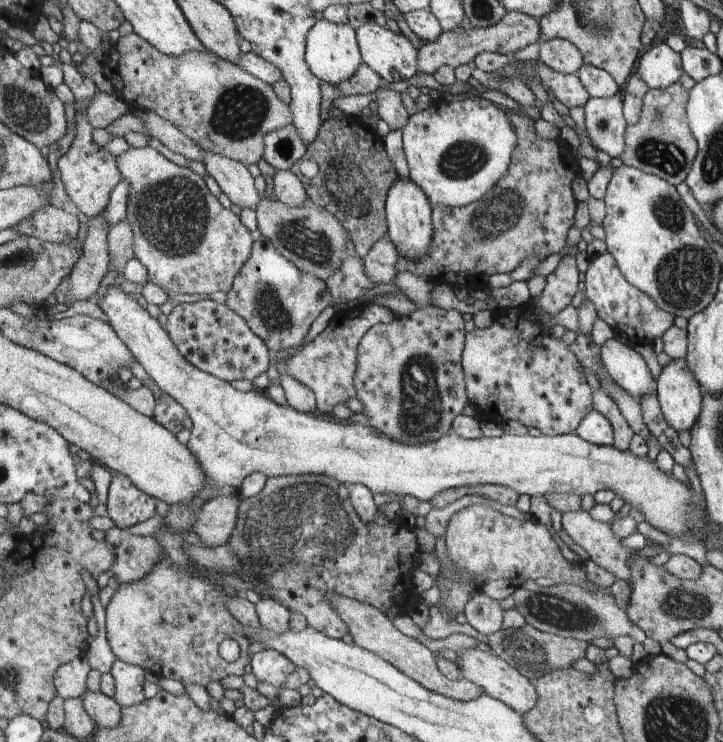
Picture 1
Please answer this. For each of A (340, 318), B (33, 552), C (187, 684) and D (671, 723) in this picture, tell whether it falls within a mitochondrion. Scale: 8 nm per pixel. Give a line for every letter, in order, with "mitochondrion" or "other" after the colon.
A: other
B: other
C: other
D: mitochondrion

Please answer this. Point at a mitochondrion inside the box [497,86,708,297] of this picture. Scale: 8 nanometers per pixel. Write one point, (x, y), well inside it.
(669, 158)

